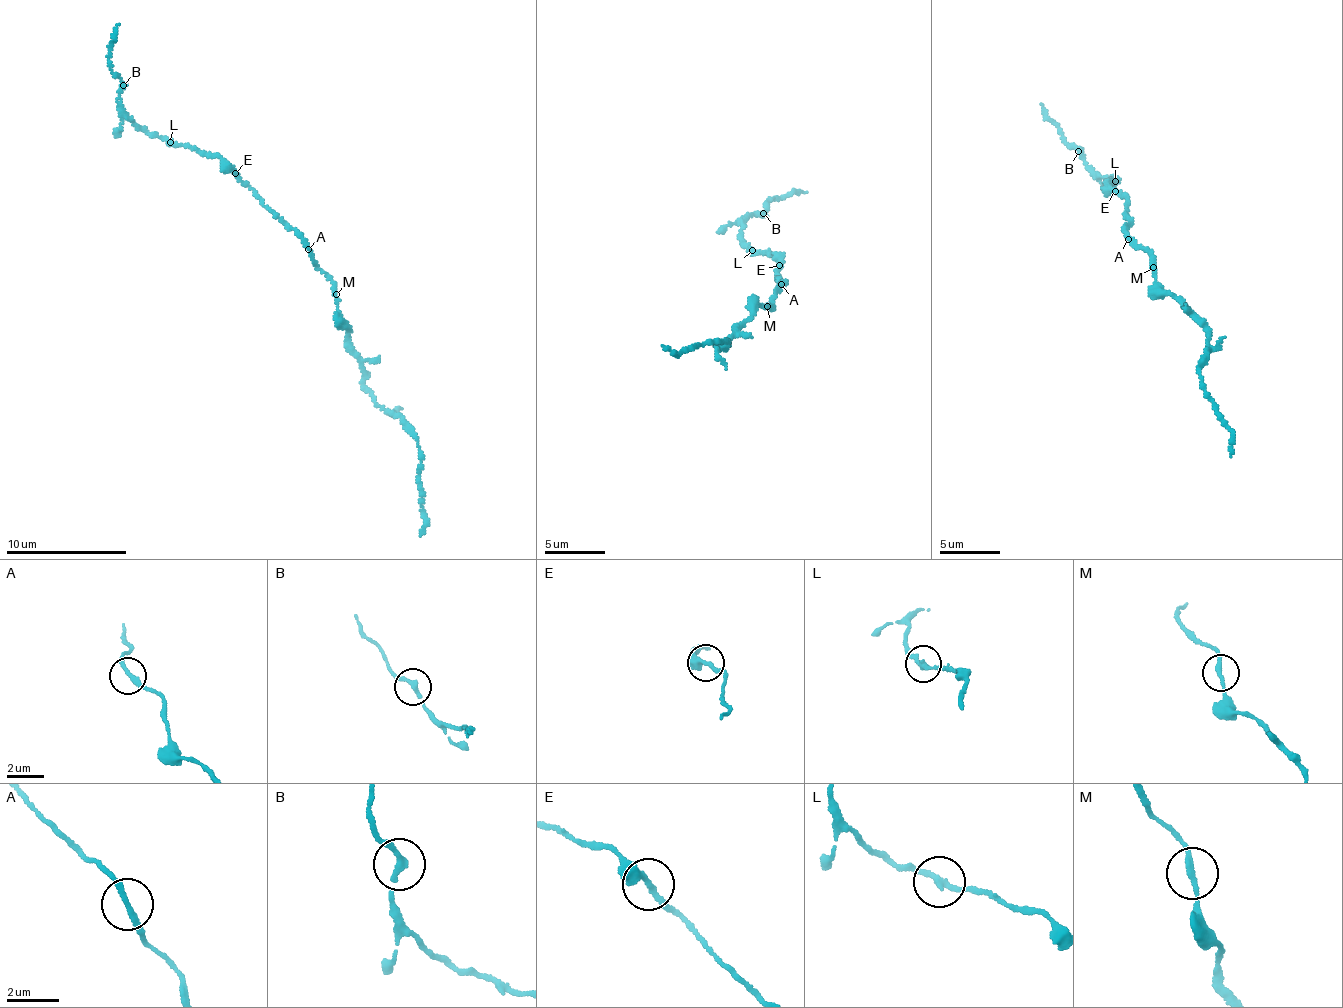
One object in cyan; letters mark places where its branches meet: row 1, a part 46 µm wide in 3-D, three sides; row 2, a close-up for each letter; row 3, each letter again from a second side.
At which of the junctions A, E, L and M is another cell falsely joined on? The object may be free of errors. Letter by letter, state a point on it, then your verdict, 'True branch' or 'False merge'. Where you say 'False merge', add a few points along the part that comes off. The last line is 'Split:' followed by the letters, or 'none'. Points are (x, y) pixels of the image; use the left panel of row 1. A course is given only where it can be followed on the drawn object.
A: Place: (308, 249). True branch
E: Place: (235, 173). True branch
L: Place: (170, 142). True branch
M: Place: (336, 294). True branch
Split: none

